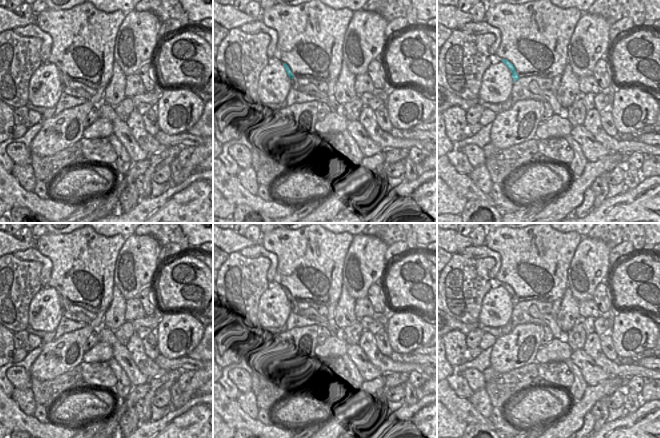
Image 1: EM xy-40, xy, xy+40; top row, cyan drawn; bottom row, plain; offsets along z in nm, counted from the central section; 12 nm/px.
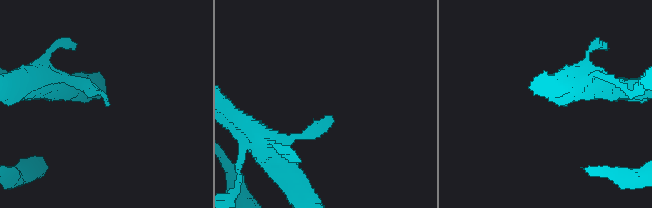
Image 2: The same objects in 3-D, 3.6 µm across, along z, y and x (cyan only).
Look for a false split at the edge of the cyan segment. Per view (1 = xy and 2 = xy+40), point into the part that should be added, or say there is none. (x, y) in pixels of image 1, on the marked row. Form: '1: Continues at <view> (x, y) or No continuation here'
1: No continuation here
2: No continuation here.

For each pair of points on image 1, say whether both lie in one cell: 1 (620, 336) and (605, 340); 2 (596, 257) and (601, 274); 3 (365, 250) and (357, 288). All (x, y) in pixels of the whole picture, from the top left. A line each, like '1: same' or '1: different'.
1: different
2: same
3: same

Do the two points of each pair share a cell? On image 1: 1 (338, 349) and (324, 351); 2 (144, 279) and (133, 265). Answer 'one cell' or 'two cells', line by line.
1: one cell
2: one cell

